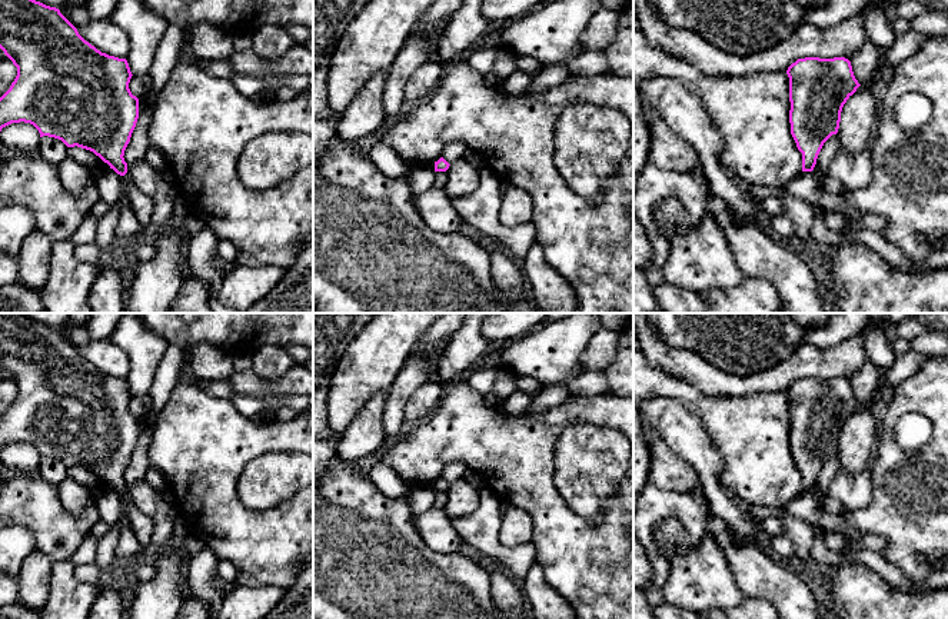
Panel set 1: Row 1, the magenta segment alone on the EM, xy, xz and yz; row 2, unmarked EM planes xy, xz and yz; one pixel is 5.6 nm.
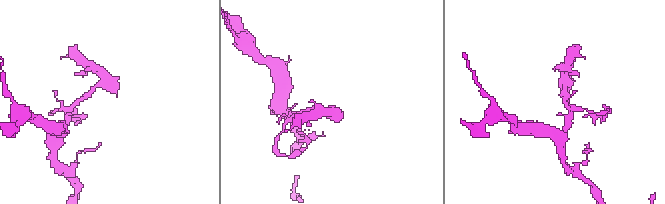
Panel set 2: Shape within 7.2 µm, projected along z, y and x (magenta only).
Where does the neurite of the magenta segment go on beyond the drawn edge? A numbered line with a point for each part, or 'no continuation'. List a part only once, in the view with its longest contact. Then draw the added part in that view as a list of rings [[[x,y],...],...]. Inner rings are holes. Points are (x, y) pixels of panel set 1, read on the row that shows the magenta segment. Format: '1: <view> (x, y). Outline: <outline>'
no continuation

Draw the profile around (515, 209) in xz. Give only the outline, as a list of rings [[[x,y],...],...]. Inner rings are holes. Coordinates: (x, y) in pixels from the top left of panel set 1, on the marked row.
[[[508,187],[499,196],[498,220],[505,227],[518,227],[533,222],[532,197],[522,189]]]

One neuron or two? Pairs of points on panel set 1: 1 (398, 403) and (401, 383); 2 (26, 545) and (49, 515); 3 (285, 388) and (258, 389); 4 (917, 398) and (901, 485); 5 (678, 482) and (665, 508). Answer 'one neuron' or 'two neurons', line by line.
1: one neuron
2: two neurons
3: one neuron
4: one neuron
5: two neurons

